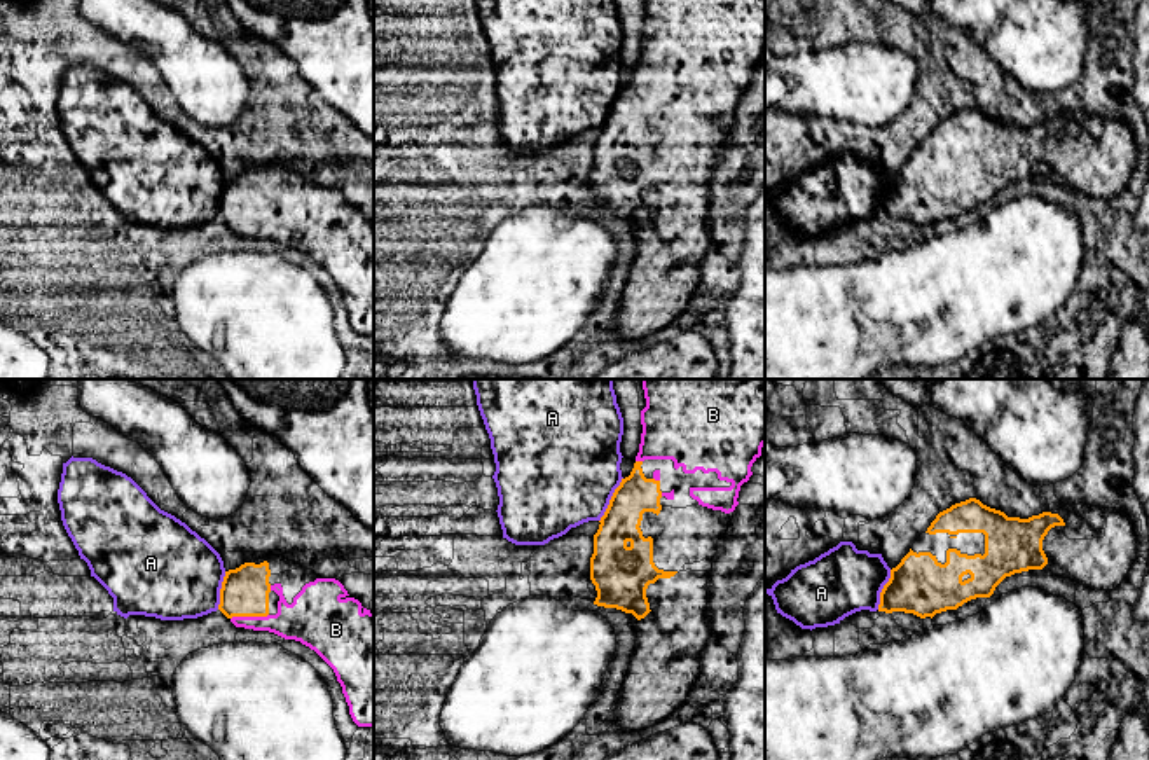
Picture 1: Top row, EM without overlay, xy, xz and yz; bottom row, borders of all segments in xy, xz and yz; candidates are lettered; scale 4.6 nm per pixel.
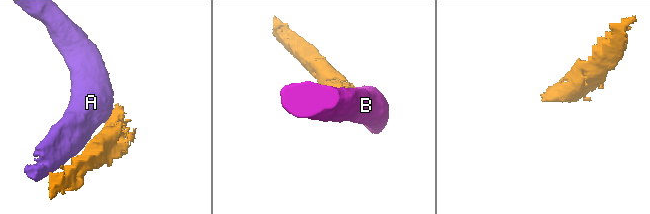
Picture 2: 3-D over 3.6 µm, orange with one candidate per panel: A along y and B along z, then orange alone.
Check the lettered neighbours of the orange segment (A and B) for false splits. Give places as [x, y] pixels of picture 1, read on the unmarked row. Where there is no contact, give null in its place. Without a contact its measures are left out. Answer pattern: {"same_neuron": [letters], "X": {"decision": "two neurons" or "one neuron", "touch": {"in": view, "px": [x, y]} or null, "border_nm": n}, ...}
{"same_neuron": ["B"], "A": {"decision": "two neurons", "touch": {"in": "xz", "px": [610, 109]}, "border_nm": 240}, "B": {"decision": "one neuron", "touch": {"in": "xy", "px": [248, 224]}, "border_nm": 180}}

